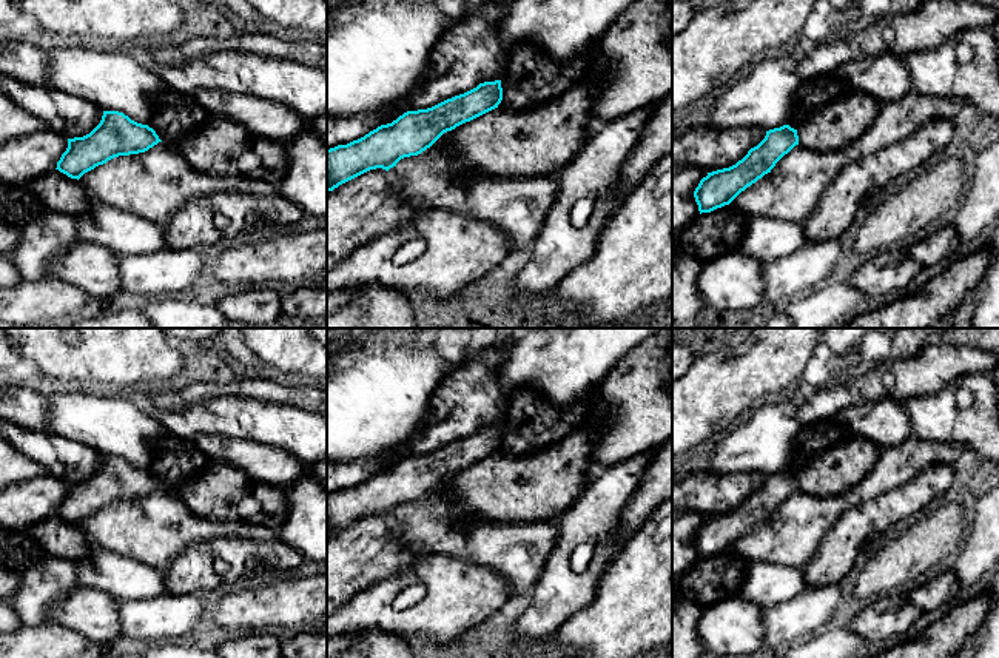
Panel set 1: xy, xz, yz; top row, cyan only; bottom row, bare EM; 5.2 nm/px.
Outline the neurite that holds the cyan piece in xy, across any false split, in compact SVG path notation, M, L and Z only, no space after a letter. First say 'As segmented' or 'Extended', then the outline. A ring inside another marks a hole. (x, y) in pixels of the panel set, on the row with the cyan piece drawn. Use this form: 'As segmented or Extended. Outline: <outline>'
As segmented. Outline: M103 111L100 123L89 134L68 139L68 148L56 170L79 180L114 157L145 153L159 142L162 140L148 125L119 111Z

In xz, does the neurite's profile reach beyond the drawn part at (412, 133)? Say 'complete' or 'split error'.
complete

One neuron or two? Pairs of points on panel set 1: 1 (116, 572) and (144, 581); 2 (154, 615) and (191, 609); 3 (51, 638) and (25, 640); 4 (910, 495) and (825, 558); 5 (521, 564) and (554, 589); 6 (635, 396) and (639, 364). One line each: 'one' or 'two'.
1: one
2: one
3: one
4: one
5: two
6: one

